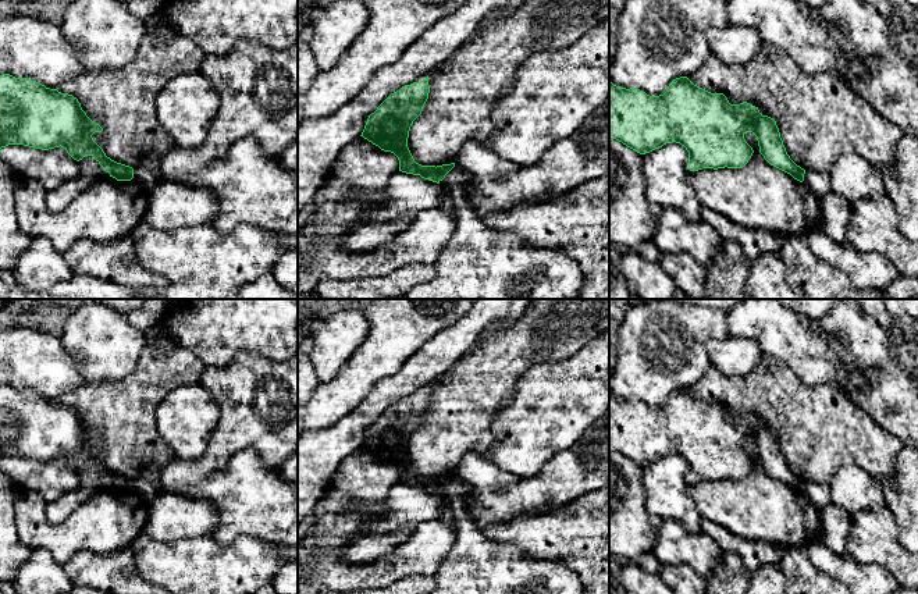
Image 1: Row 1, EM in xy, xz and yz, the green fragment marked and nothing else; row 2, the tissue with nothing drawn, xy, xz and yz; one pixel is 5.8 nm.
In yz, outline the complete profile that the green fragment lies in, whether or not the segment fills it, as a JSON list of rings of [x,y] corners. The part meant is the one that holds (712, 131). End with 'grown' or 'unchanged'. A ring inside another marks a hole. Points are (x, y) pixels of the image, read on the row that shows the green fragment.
[[[687,77],[673,79],[659,96],[650,96],[636,88],[620,88],[609,81],[609,142],[616,139],[640,154],[676,142],[688,152],[690,171],[743,168],[754,153],[744,139],[746,132],[757,136],[759,153],[771,166],[804,181],[805,170],[787,154],[776,121],[762,115],[758,107],[747,102],[730,104],[723,93],[711,93]]]; unchanged

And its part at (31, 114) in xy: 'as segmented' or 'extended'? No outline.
as segmented

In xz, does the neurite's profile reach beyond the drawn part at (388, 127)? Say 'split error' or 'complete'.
complete

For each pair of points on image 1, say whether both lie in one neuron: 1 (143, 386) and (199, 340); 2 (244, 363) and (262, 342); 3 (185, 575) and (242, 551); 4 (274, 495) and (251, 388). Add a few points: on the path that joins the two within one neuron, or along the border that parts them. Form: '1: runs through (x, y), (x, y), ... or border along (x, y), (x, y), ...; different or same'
1: border along (180, 347), (191, 351), (205, 365); different
2: border along (283, 359), (273, 360), (239, 352), (221, 366); different
3: runs through (199, 575), (219, 575), (228, 565); same
4: border along (237, 454), (252, 448), (266, 465), (278, 469); different

